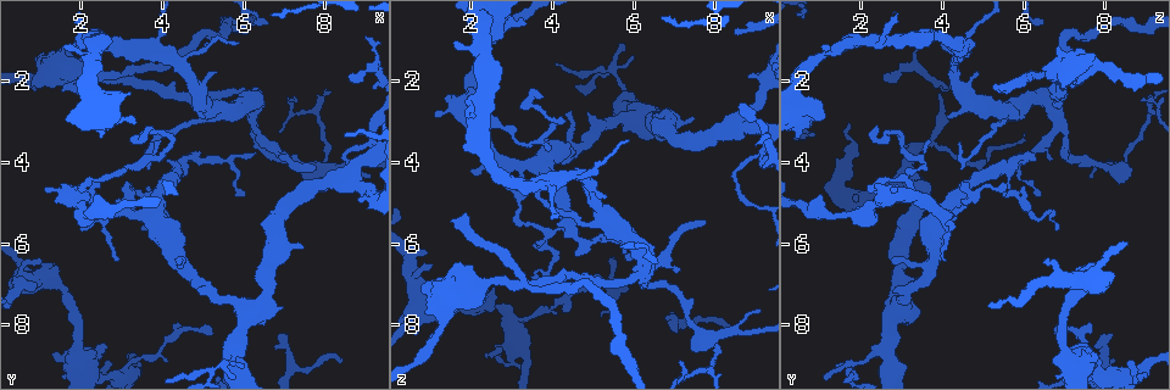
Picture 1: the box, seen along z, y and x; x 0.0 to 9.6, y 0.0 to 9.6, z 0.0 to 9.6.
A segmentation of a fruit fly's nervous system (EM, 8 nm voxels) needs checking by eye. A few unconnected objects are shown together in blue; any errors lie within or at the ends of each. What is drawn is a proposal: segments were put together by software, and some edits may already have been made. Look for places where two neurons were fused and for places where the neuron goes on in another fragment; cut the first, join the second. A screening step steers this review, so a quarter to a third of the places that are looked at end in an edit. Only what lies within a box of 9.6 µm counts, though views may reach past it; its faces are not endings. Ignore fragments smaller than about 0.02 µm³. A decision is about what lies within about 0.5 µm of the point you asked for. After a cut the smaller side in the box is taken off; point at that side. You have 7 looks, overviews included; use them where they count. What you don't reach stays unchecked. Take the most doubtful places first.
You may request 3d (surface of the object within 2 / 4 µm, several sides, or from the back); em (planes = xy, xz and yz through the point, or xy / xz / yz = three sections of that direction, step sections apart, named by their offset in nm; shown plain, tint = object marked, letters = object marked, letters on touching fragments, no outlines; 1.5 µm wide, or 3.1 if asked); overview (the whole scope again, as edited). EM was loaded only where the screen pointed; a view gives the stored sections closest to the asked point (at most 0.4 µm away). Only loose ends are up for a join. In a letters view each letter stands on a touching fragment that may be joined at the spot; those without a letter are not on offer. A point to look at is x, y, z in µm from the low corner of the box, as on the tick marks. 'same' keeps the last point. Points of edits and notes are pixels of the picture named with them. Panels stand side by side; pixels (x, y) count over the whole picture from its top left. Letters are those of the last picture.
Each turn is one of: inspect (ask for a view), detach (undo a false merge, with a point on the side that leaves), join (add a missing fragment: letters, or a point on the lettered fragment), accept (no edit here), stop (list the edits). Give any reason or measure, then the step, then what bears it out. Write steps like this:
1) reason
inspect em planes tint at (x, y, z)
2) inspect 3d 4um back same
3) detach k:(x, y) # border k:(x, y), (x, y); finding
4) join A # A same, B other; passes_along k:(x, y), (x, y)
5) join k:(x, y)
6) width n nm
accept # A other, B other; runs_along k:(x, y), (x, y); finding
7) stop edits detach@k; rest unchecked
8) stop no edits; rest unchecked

sharp bend
inspect em planes tint at (3.30, 1.95, 7.05)

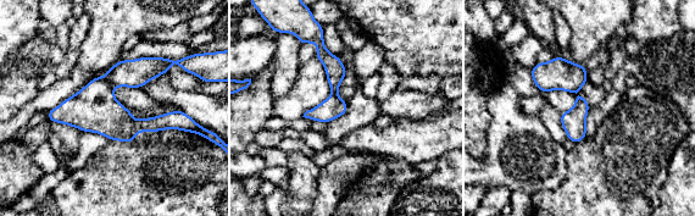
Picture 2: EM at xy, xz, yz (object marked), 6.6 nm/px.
inspect em planes letters same

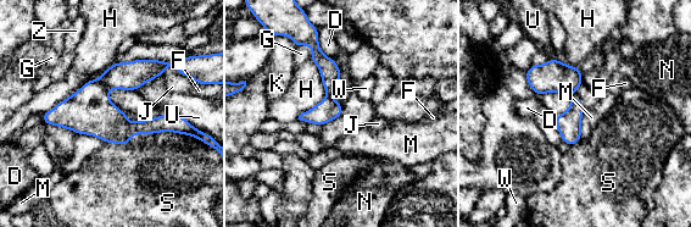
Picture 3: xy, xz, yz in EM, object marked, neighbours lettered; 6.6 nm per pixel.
detach 3:(127, 76) # D other, F other, G other, H other, J other, K other, M other, N other, S other, U other, W other, Z other; border 3:(100, 78), (107, 90); a second neuron is stuck on

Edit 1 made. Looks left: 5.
branch stops here
inspect 3d 4um at (1.10, 4.60, 2.80)

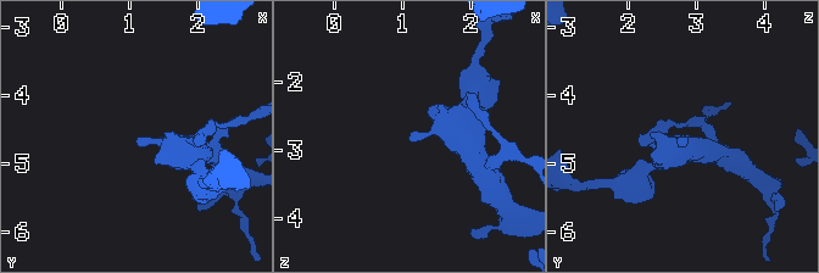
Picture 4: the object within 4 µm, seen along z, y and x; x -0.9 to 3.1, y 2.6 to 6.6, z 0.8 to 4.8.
need the tissue
inspect em planes tint at (1.10, 4.65, 2.75)

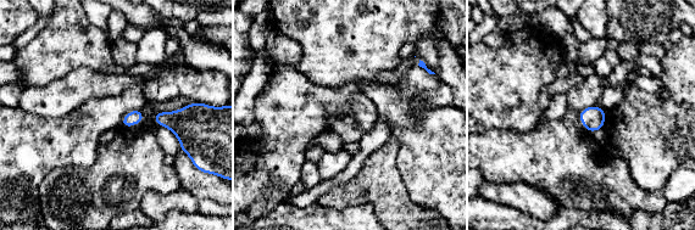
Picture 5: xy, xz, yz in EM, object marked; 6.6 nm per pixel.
inspect em planes letters same

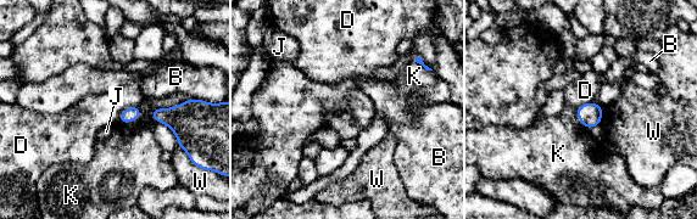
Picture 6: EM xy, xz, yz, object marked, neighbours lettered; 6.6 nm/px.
accept # B other, D other, J other, K other, W other; border 6:(138, 105), (127, 107), (117, 122); none of them fits

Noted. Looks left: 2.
sharp bend
inspect em xz step 4 letters at (3.30, 4.10, 3.55)

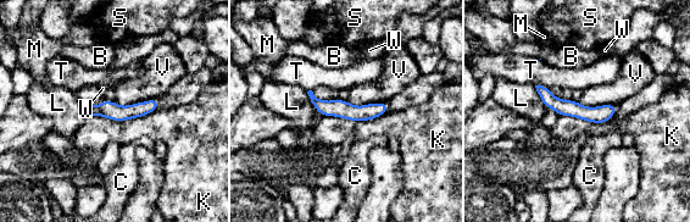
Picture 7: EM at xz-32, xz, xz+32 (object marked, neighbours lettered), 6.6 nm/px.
accept # B other, C other, K other, L other, M other, S other, T other, V other, W other; border 7:(157, 98), (128, 105), (113, 101); all the same neuron

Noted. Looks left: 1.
stop edits detach@3; rest unchecked

